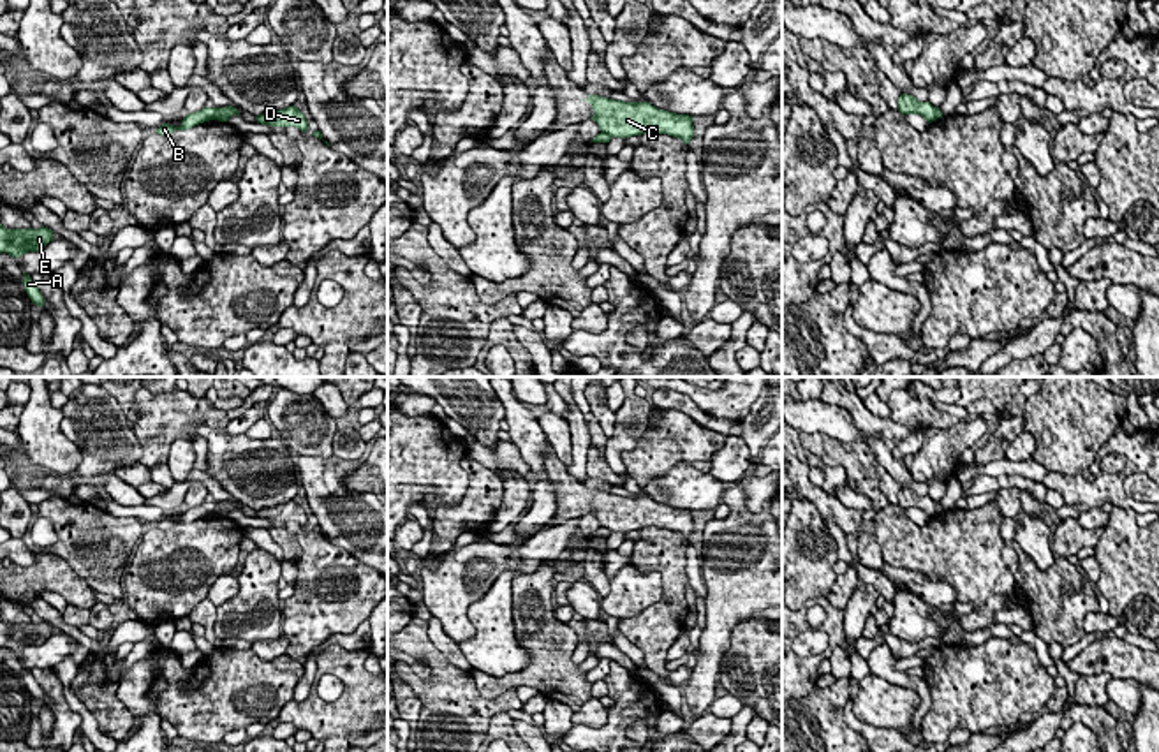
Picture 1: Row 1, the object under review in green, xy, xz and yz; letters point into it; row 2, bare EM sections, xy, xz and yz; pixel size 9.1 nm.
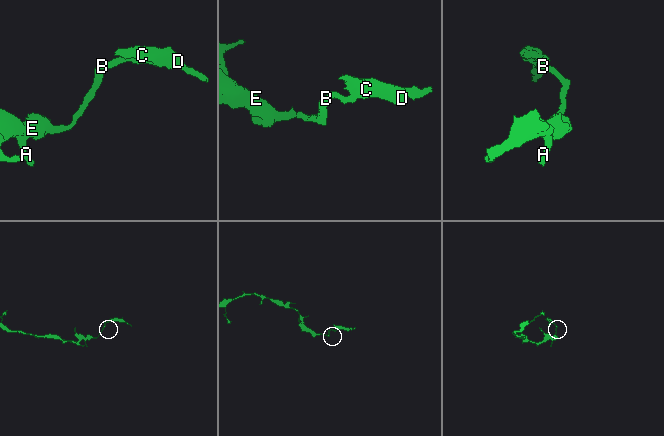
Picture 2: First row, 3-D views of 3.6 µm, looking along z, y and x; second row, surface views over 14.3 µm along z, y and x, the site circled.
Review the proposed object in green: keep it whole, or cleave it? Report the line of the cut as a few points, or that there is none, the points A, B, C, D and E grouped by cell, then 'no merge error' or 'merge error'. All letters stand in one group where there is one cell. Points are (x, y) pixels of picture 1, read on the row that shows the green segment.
cut xy (217, 108), (212, 118); groups A B E / C D; merge error

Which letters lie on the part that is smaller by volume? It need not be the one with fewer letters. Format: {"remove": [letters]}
{"remove": ["C", "D"]}

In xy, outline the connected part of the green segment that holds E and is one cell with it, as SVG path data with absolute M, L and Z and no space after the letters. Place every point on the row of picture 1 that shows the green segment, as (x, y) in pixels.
M0 224L0 254L5 252L12 257L21 257L26 252L41 252L53 241L53 232L44 225L41 229L5 229Z

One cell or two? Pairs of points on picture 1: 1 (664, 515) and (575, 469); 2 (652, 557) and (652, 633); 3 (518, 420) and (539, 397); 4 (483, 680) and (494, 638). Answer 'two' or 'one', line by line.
1: two
2: one
3: two
4: two

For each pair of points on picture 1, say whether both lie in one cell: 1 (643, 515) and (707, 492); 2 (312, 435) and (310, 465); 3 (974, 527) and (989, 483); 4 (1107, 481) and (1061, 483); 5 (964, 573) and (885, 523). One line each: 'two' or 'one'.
1: two
2: two
3: two
4: one
5: one

